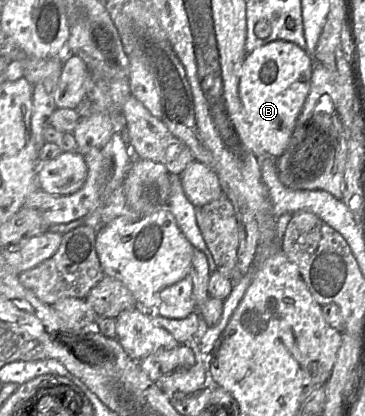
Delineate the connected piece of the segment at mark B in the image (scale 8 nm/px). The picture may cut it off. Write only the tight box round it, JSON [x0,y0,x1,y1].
[239,40,316,158]

